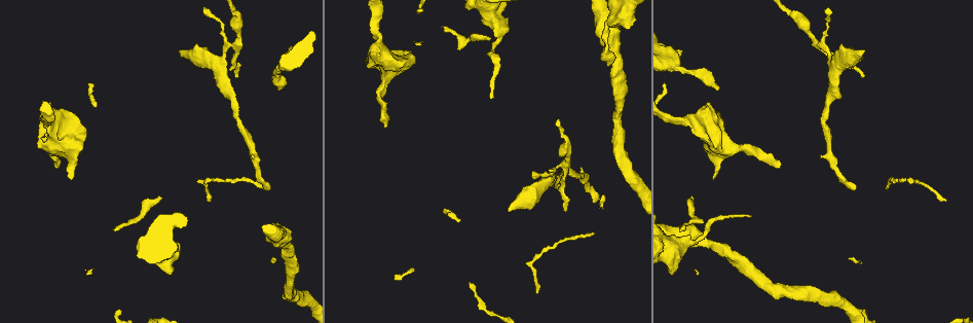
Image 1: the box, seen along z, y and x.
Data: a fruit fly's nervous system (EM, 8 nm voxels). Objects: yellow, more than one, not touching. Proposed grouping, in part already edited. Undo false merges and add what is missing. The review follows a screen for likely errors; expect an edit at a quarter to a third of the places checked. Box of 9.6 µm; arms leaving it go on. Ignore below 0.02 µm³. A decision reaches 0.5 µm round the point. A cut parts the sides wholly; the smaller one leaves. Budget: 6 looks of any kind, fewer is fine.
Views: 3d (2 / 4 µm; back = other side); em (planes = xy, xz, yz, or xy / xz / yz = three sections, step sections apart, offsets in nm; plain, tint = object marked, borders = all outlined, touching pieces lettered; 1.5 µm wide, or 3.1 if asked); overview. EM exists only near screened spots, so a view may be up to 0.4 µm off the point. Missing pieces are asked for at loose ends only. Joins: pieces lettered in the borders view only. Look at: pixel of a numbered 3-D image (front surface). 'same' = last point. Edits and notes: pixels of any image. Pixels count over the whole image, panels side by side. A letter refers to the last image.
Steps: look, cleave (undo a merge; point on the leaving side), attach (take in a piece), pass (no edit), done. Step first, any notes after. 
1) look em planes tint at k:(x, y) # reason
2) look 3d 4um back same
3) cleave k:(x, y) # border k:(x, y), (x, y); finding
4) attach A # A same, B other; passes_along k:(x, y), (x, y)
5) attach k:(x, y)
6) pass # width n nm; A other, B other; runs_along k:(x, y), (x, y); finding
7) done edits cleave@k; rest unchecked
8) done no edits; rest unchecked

look 3d 2um at 1:(560, 165) # a narrow waist

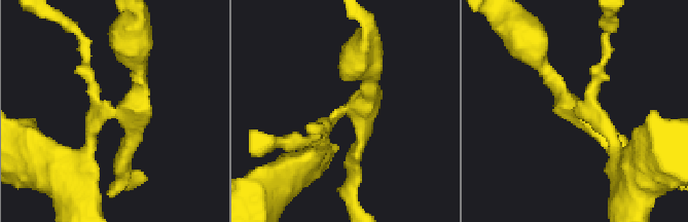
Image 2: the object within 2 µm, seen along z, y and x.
look em planes borders at 2:(578, 115)

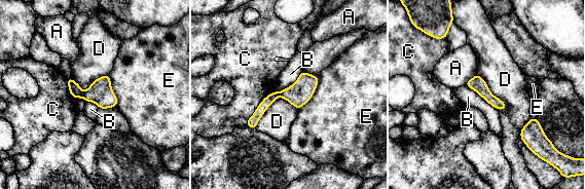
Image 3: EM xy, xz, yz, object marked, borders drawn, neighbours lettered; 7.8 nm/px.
cleave 3:(100, 91) # A other, B other, C other, D other, E other; border 3:(81, 92), (82, 96); a second neuron is stuck on

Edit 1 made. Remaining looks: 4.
look em planes borders at 1:(609, 63) # free end

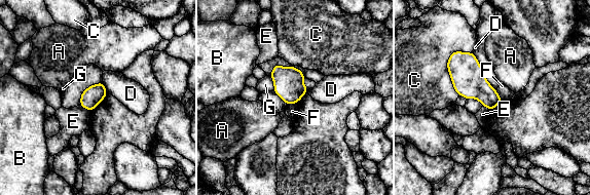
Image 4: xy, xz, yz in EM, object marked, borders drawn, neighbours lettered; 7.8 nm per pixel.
pass # A other, B other, C other, D other, E other, F other, G other; border 4:(495, 89), (503, 100); no lettered piece goes on from it

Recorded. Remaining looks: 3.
look 3d 4um at 1:(72, 177)

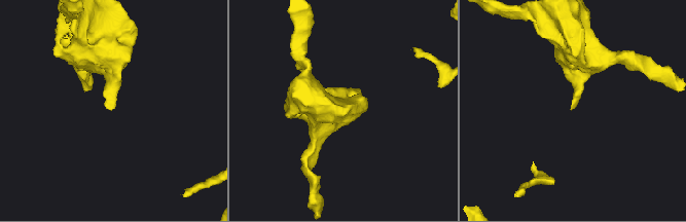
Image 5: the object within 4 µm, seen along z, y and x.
look em yz step 8 borders at 5:(571, 110)

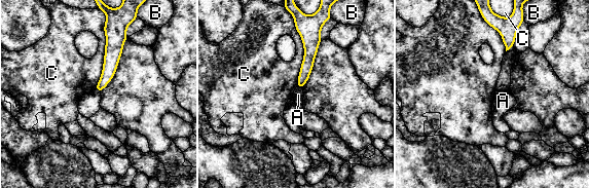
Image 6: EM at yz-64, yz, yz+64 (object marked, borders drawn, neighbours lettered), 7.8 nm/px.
pass # longest_contact C 550 nm; A other, B other, C other; none of them fits

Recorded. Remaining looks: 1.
done edits cleave@3; rest unchecked

